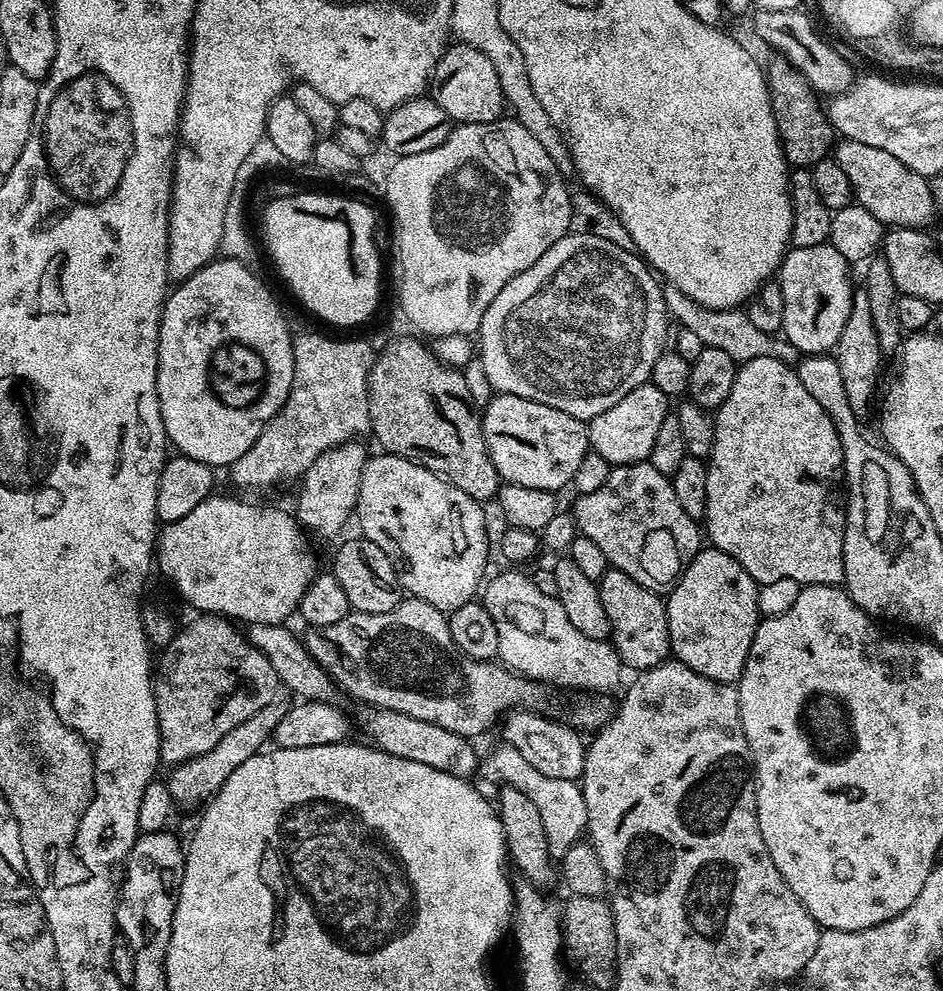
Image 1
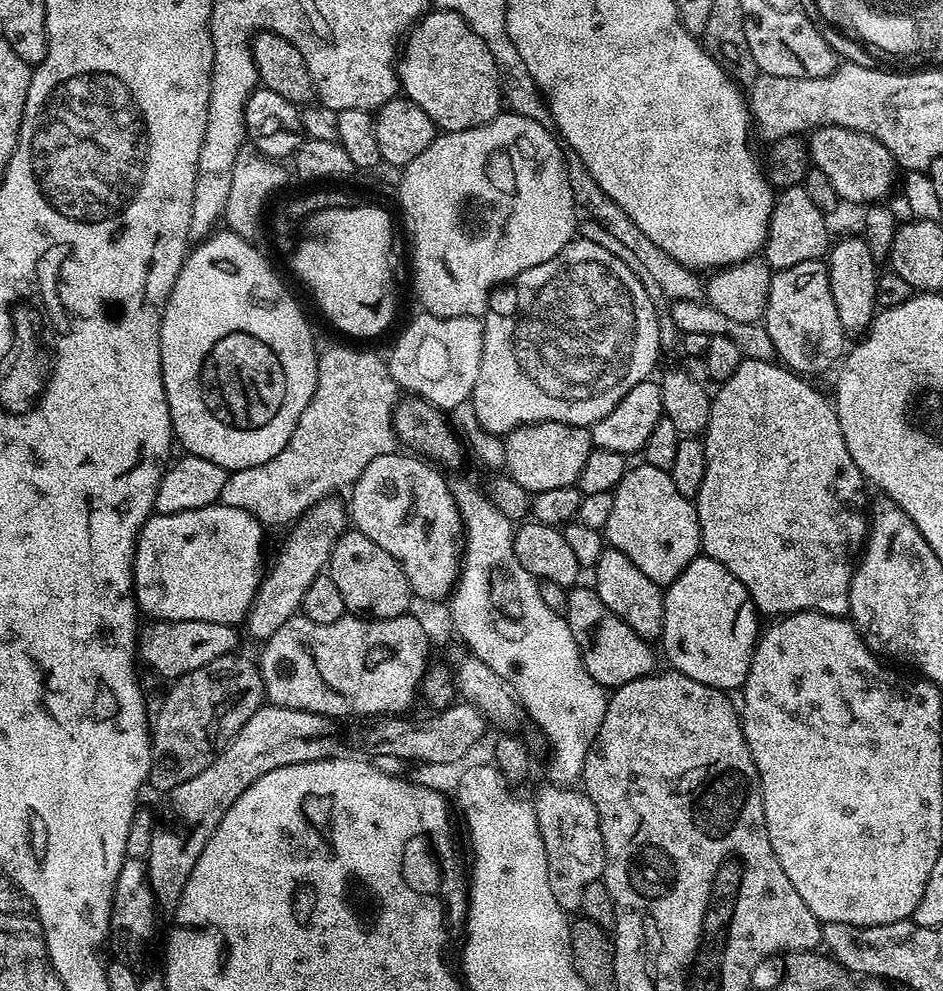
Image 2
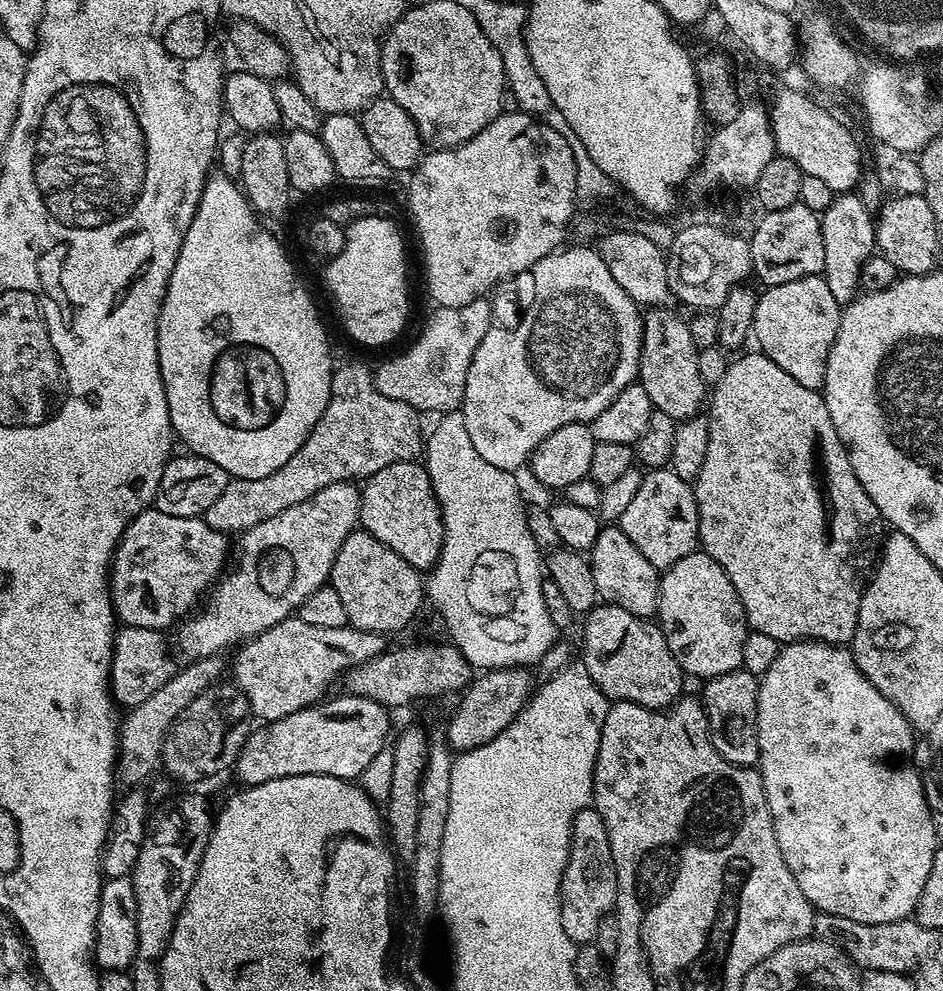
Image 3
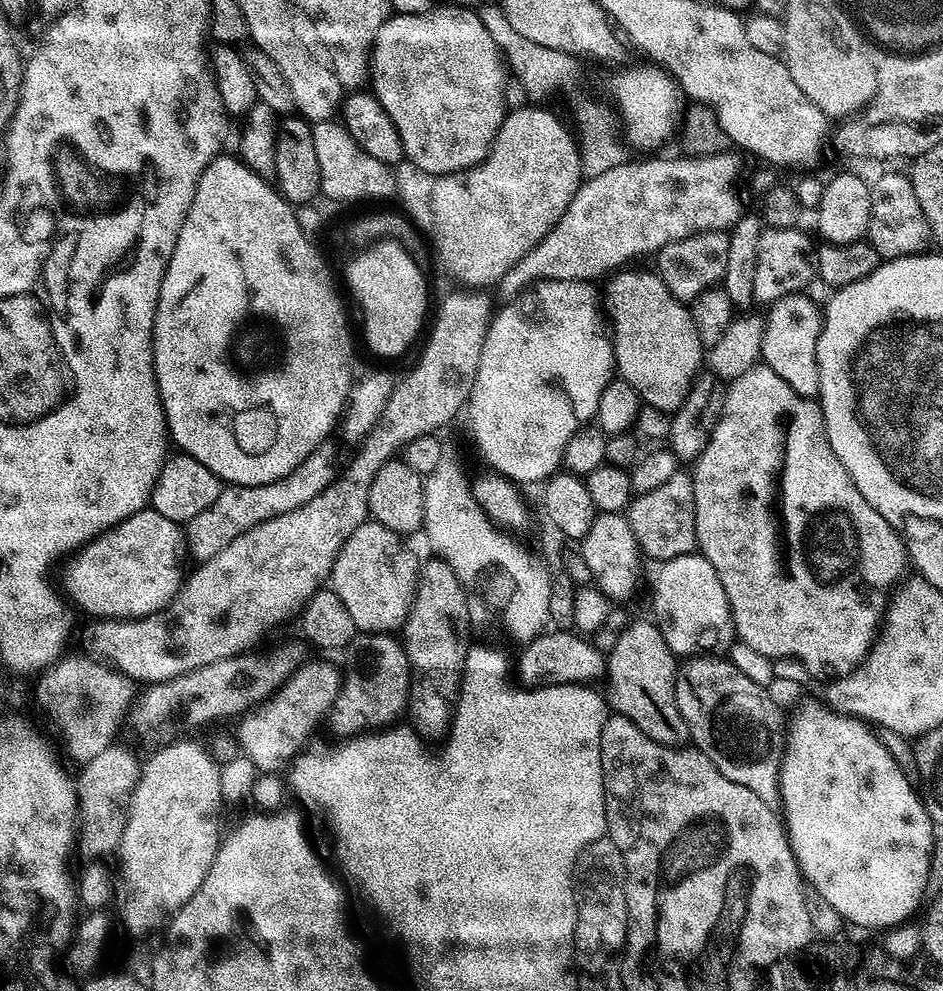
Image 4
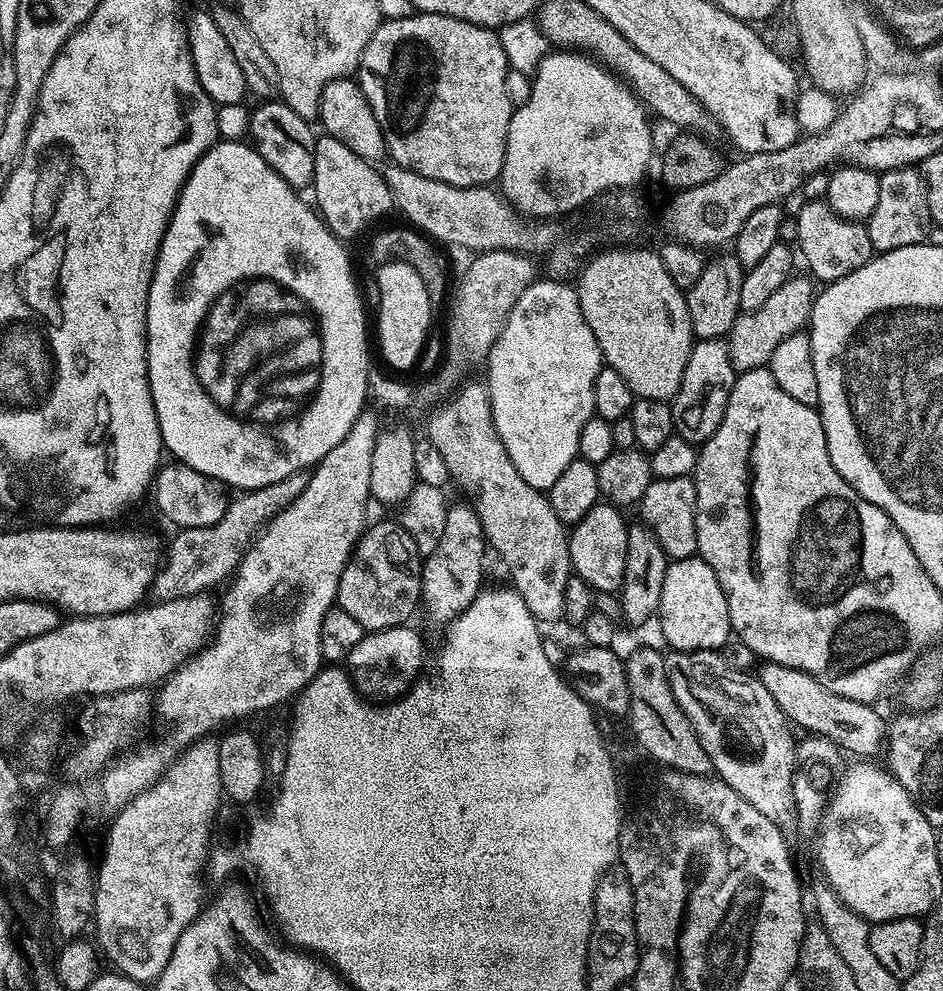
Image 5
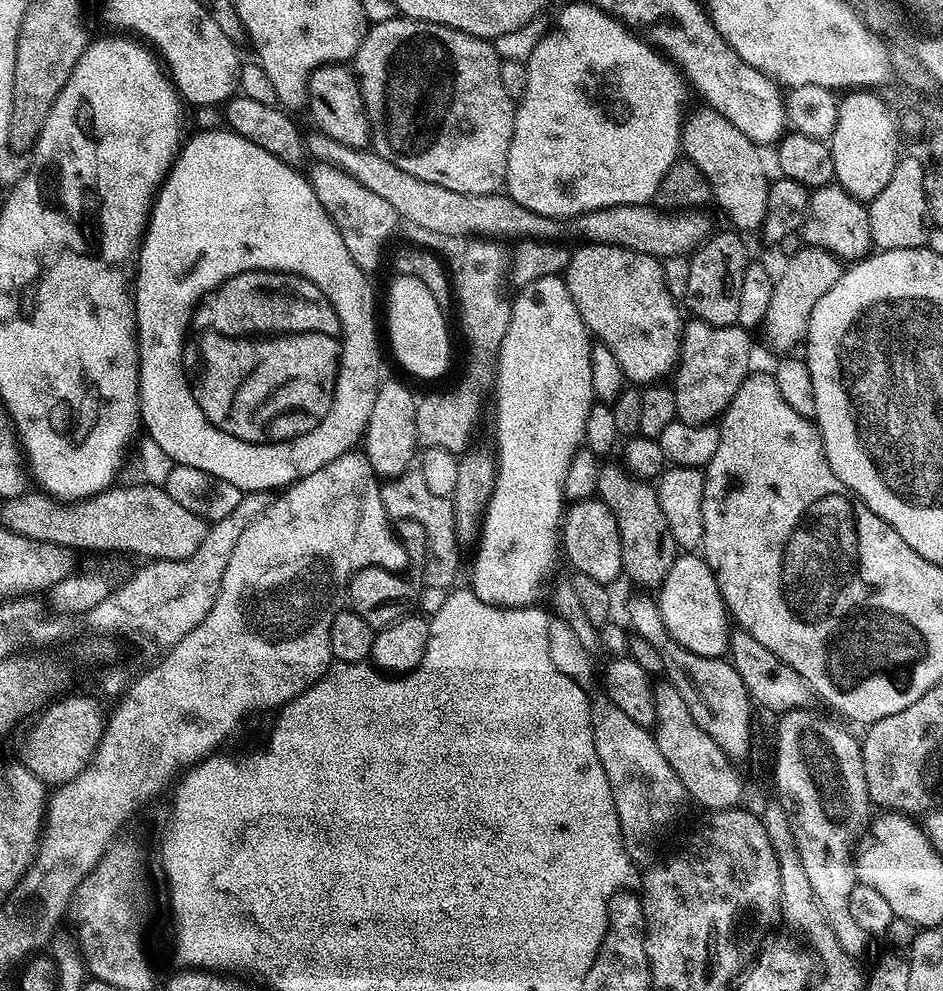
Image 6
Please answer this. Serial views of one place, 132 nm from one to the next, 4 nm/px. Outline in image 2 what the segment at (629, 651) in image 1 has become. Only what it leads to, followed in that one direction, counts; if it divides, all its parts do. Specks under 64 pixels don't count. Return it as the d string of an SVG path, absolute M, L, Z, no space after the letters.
M611 546L605 547L596 563L594 575L598 598L602 598L602 602L606 602L606 606L610 606L610 610L614 610L614 614L618 614L618 618L622 618L622 622L626 622L626 626L634 630L634 634L652 642L655 641L655 636L657 639L663 633L664 592L661 585L646 578L646 574L642 574L642 570L638 570L638 566L634 566L634 562L626 558L626 554Z

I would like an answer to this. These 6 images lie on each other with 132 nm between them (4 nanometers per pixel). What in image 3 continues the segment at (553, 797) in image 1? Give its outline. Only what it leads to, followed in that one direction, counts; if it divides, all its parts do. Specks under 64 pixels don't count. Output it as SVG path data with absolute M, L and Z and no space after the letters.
M595 807L583 808L572 820L572 847L568 864L564 867L564 876L560 880L560 913L562 914L562 930L566 930L566 938L579 946L592 942L596 937L599 923L616 906L616 867L612 864L610 838L606 834L606 822L596 813Z

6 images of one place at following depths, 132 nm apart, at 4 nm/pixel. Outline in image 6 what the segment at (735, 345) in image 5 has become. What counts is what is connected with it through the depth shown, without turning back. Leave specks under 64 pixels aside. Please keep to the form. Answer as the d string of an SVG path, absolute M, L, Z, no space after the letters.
M811 246L803 247L798 253L785 259L784 266L773 281L770 307L763 323L768 326L768 338L780 354L791 351L799 341L807 337L809 320L814 306L826 290L833 288L840 277L841 263L826 251Z

